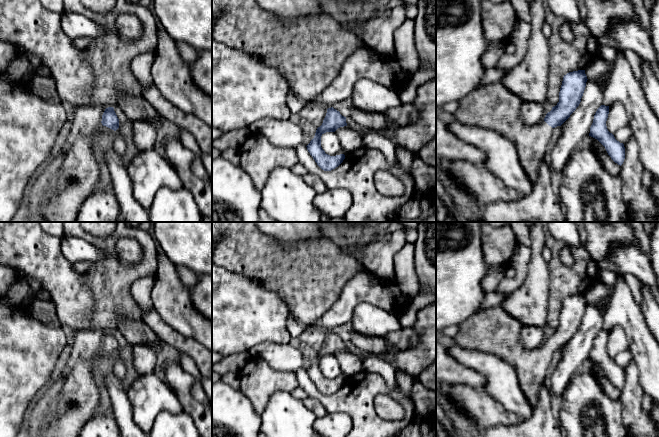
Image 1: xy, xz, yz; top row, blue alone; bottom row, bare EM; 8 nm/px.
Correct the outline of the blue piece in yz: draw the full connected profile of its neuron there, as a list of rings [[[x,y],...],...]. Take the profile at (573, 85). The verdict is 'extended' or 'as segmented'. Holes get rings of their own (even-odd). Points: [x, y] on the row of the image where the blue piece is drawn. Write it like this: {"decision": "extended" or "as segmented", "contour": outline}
{"decision": "extended", "contour": [[[585,70],[564,75],[559,102],[536,125],[525,125],[521,121],[522,99],[499,81],[479,86],[465,96],[459,101],[452,118],[470,126],[495,130],[509,138],[517,148],[523,169],[535,185],[552,131],[561,126],[579,106],[587,80]]]}

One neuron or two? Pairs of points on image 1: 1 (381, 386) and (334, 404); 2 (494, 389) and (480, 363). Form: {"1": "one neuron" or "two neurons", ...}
{"1": "one neuron", "2": "one neuron"}

